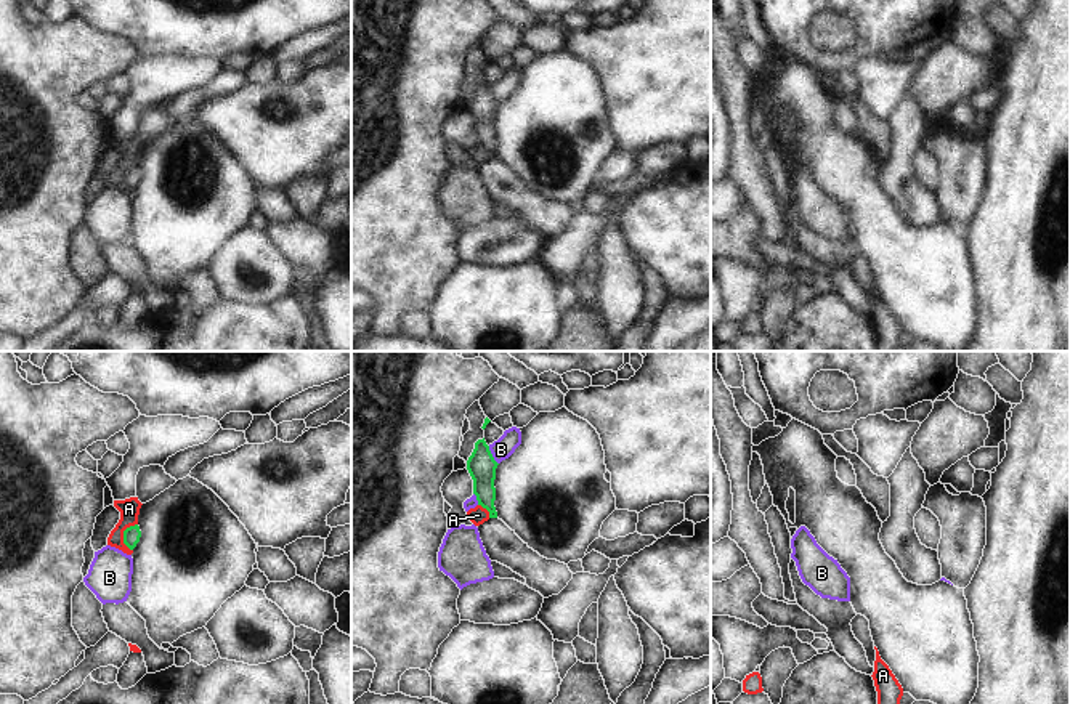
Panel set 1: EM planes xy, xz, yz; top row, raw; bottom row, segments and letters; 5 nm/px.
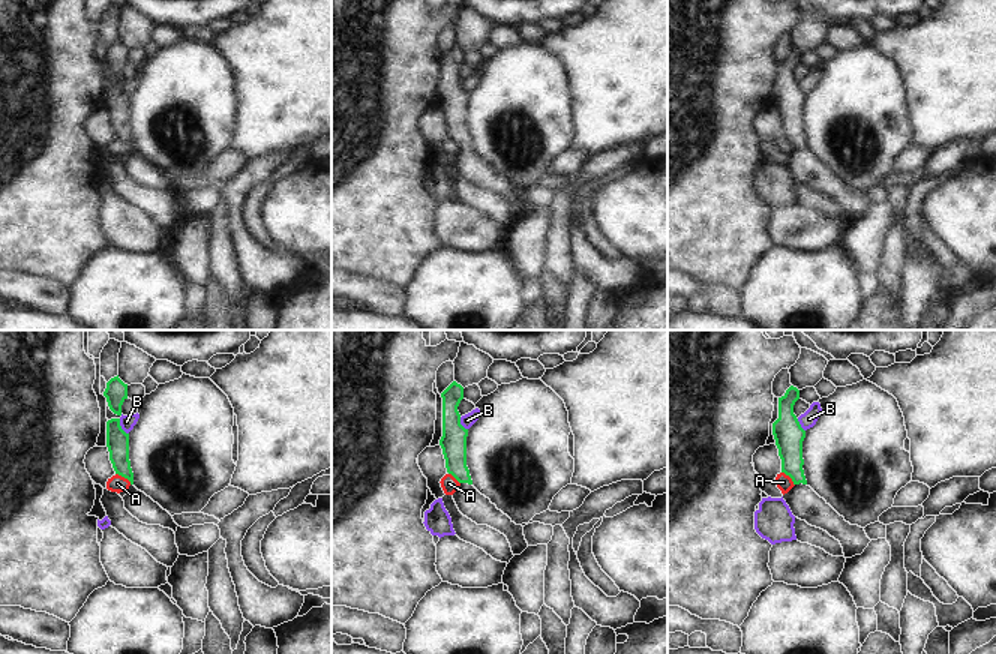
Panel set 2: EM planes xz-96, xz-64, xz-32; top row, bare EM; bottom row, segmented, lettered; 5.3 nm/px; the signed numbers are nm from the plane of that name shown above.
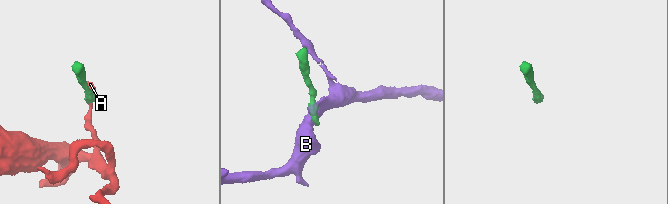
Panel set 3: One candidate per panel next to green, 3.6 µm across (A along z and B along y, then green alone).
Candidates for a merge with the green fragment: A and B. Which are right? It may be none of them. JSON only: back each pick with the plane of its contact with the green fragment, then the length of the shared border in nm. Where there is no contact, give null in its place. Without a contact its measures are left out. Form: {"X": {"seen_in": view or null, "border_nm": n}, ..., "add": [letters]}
{"add": []}

